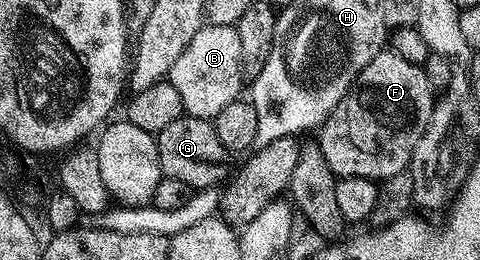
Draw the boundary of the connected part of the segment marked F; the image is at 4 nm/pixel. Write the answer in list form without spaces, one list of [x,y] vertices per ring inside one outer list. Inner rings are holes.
[[[393,51],[376,54],[372,63],[360,71],[344,100],[326,116],[320,126],[322,134],[316,137],[316,143],[322,149],[324,159],[335,178],[363,177],[381,183],[392,175],[407,172],[414,148],[418,146],[419,139],[432,119],[435,100],[436,91],[428,83],[428,75],[423,66],[408,63],[408,59],[400,59],[400,55]]]

